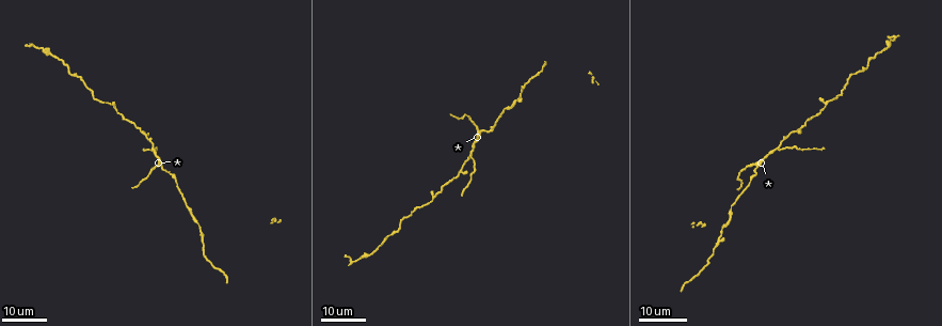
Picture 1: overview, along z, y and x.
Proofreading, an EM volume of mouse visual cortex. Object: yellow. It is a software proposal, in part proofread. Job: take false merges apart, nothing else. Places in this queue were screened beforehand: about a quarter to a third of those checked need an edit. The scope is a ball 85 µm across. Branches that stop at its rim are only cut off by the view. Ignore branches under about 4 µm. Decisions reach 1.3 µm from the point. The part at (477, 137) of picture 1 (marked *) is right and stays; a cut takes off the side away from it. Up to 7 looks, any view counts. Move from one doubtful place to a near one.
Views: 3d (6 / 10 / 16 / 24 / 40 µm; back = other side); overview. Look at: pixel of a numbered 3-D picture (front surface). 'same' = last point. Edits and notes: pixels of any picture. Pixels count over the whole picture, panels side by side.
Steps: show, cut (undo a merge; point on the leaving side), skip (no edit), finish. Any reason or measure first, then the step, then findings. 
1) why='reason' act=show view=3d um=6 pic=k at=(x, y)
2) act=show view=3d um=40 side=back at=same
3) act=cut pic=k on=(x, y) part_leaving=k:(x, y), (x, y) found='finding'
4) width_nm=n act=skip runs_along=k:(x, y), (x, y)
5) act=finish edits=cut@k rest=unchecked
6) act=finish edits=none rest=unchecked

why='three-way junction' act=show view=3d um=16 pic=1 at=(152, 149)

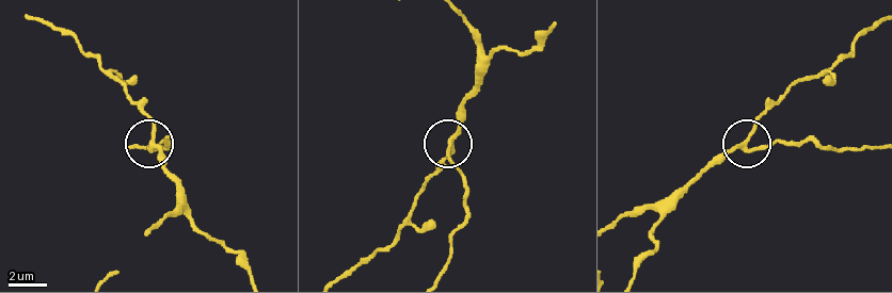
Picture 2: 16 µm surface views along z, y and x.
why='zoom in' act=show view=3d um=6 pic=2 at=(745, 140)

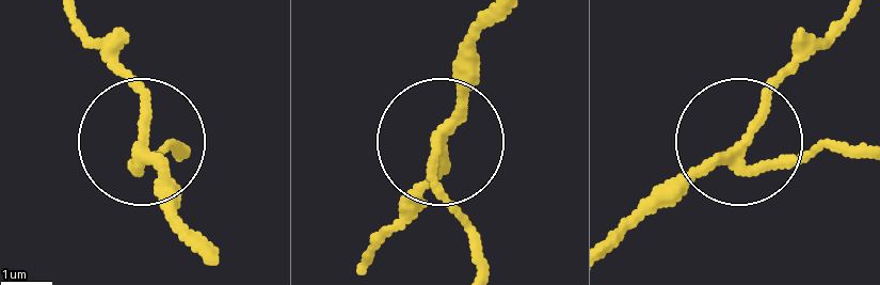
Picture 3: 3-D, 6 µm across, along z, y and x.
act=skip runs_along=3:(612, 248), (740, 149), (803, 158), (867, 145) found='one neuron here'

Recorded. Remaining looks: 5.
act=show view=3d um=16 pic=1 at=(199, 233)

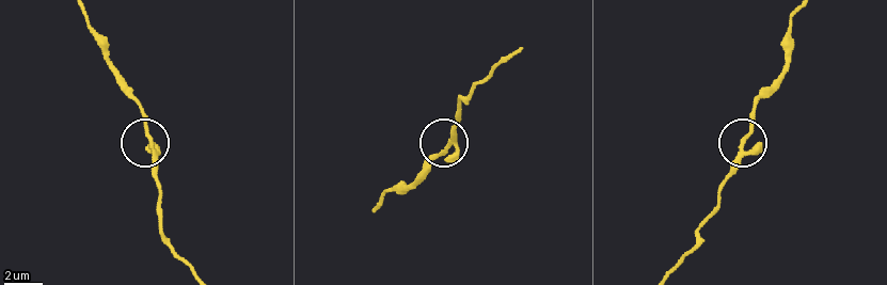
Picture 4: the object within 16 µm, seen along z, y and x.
act=show view=3d um=10 pic=4 at=(742, 141)

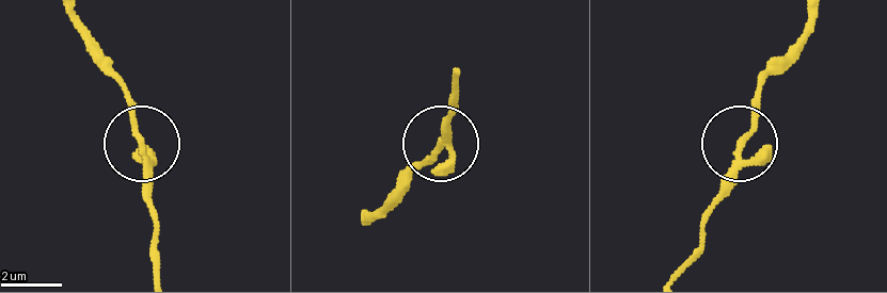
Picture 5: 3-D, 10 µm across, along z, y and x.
arms=3 act=skip runs_along=5:(67, 14), (124, 91), (149, 210) found='continuous, no second neuron'

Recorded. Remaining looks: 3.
why='sudden change in width' act=show view=3d um=24 pic=1 at=(141, 135)

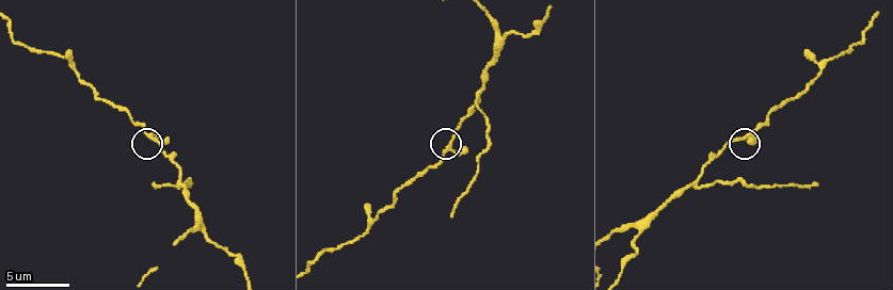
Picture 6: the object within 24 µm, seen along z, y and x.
act=show view=3d um=10 pic=6 at=(742, 138)

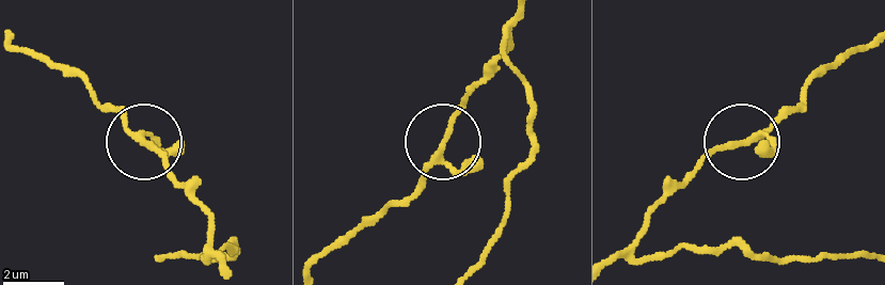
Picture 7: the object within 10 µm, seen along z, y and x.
act=skip runs_along=7:(616, 254), (700, 162), (761, 137), (805, 96) found='one neuron here'

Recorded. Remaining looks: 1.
act=finish edits=none rest=unchecked

